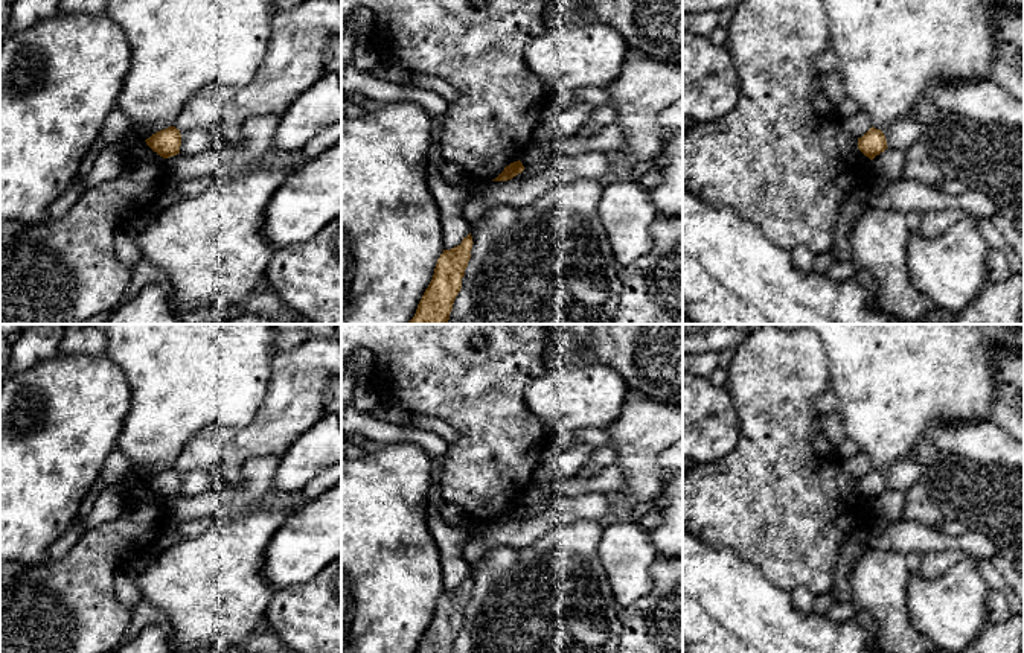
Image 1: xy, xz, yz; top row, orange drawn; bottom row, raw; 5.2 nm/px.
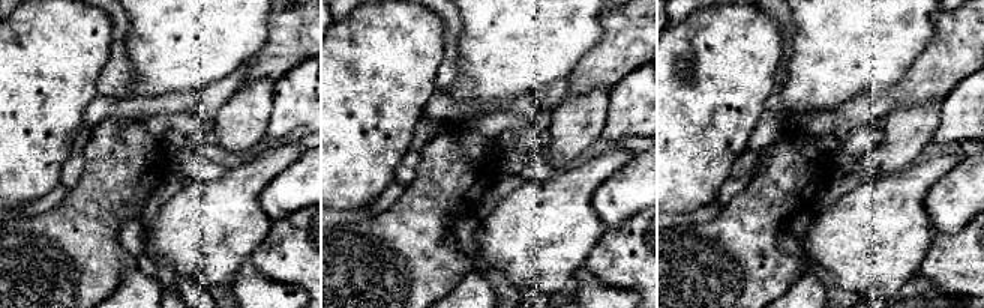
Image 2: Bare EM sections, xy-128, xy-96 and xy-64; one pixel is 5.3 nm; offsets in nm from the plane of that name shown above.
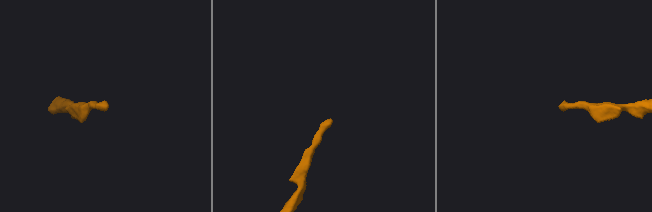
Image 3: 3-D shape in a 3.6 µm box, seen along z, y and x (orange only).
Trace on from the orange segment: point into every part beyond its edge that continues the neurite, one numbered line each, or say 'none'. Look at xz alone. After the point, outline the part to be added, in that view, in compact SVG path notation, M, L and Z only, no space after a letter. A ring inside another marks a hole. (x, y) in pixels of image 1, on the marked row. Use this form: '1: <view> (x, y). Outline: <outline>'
none

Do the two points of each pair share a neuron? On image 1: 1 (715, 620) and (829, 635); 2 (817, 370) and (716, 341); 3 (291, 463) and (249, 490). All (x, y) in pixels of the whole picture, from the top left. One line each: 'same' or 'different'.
1: same
2: different
3: different

